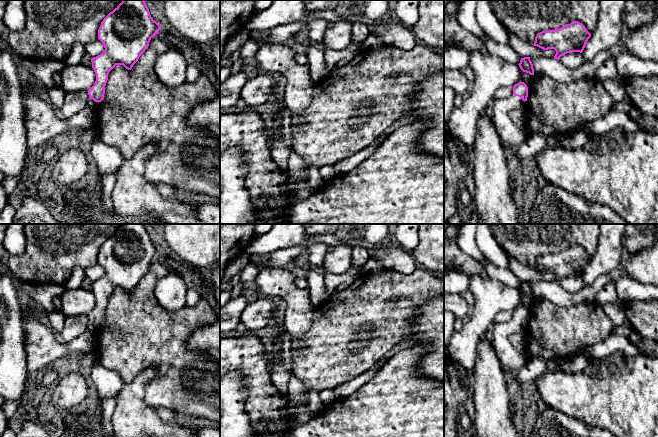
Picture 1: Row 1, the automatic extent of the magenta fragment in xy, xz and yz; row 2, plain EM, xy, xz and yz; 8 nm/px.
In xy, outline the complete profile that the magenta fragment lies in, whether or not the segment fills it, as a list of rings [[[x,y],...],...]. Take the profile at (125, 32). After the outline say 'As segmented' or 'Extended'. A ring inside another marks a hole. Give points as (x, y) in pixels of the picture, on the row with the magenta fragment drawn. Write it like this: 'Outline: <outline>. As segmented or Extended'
Outline: [[[123,0],[103,19],[98,29],[98,39],[103,43],[105,50],[91,59],[96,81],[87,91],[90,97],[88,107],[94,109],[103,100],[109,72],[116,65],[123,65],[131,70],[148,48],[151,38],[158,34],[160,29],[160,25],[151,17],[144,0]]]. Extended

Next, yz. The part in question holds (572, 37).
Outline: [[[573,21],[562,28],[538,33],[532,45],[543,50],[554,49],[554,58],[559,60],[570,52],[582,53],[590,37],[591,34],[582,23]]]. As segmented

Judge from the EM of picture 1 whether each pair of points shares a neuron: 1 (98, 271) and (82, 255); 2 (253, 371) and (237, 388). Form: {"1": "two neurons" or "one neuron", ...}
{"1": "two neurons", "2": "two neurons"}

